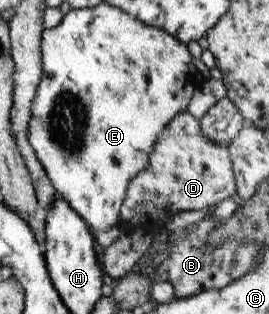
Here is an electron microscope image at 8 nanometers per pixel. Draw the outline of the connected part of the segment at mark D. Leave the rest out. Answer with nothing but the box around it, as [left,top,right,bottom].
[118,111,236,235]

